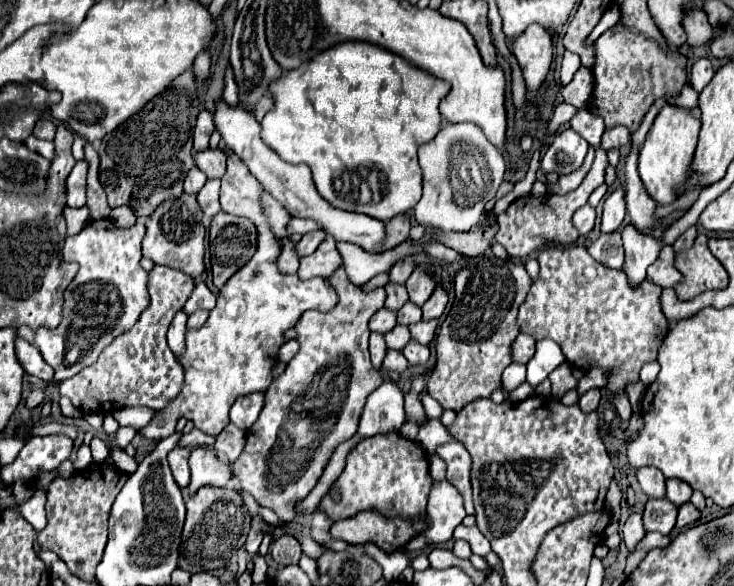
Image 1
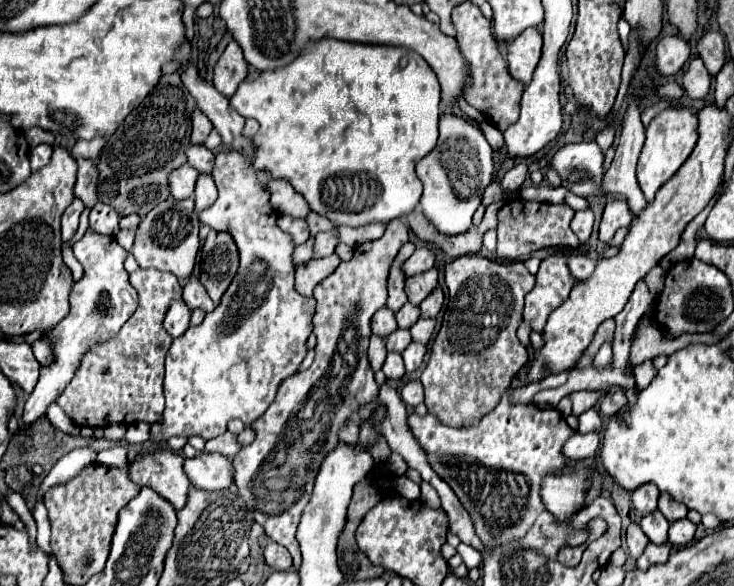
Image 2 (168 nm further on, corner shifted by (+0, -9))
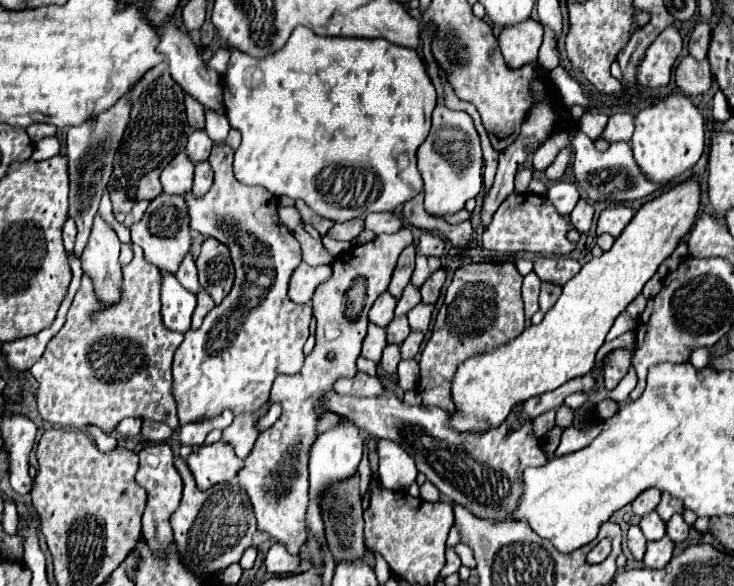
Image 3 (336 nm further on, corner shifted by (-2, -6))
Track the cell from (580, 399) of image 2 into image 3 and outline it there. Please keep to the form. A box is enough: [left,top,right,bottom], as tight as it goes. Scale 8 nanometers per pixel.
[555,406,573,428]

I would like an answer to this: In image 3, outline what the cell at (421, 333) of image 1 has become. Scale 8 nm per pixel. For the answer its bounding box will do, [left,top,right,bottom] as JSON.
[407,304,433,334]

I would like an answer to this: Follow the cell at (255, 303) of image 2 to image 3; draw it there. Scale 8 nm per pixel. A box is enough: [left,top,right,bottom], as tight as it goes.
[173,144,313,426]

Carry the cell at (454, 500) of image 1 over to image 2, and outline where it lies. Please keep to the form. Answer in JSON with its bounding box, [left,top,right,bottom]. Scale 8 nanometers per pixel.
[421,483,441,509]

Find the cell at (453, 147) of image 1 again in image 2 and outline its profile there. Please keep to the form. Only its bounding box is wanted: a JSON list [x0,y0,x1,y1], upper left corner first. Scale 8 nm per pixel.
[417,113,493,235]

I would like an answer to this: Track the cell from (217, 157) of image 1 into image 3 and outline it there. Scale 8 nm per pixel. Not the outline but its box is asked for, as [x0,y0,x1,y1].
[187,130,213,164]

